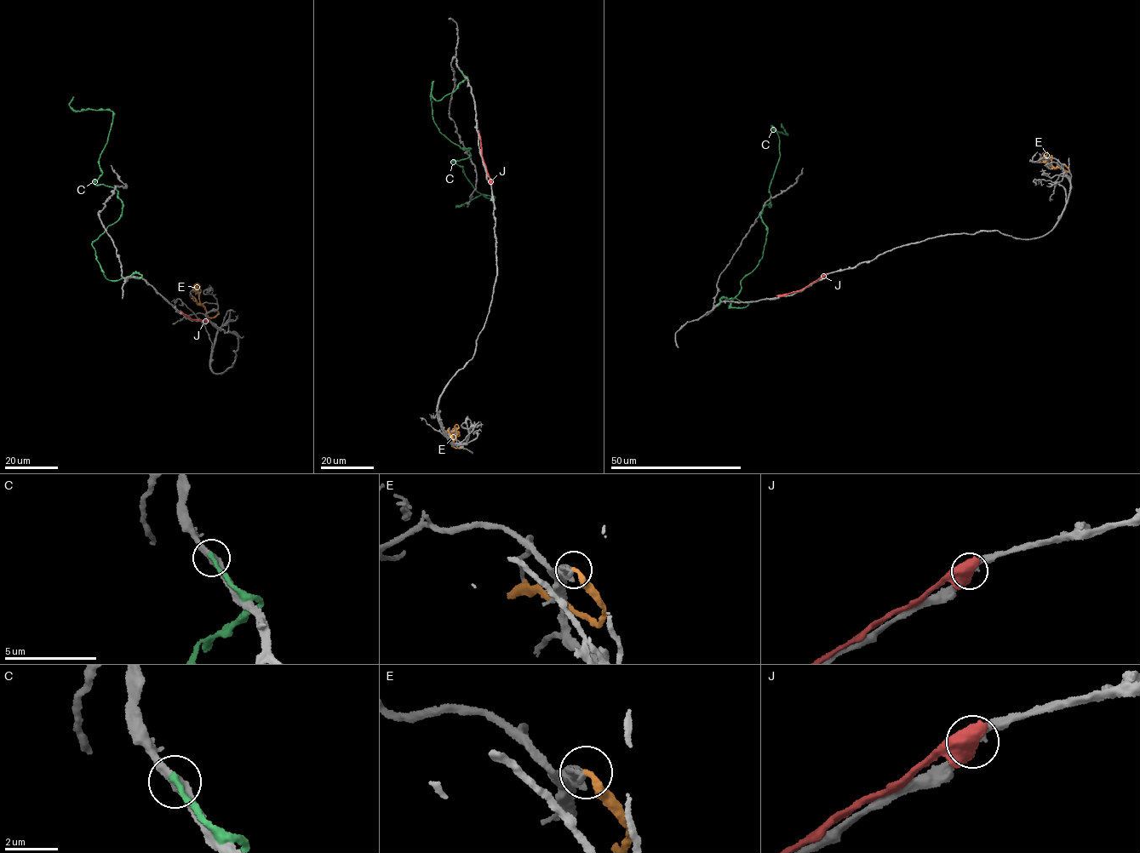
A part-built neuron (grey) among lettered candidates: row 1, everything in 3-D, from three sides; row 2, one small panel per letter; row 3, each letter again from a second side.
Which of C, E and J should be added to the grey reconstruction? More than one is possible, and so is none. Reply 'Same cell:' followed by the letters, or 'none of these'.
Same cell: none of these

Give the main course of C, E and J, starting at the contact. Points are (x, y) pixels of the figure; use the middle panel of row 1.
C: (461, 71), (455, 90), (430, 94), (439, 131), (470, 148), (451, 162), (493, 197), (464, 205)
E: (463, 447), (455, 448), (451, 445), (453, 435), (459, 433), (455, 427), (452, 432)
J: (489, 182), (482, 155), (478, 130)

